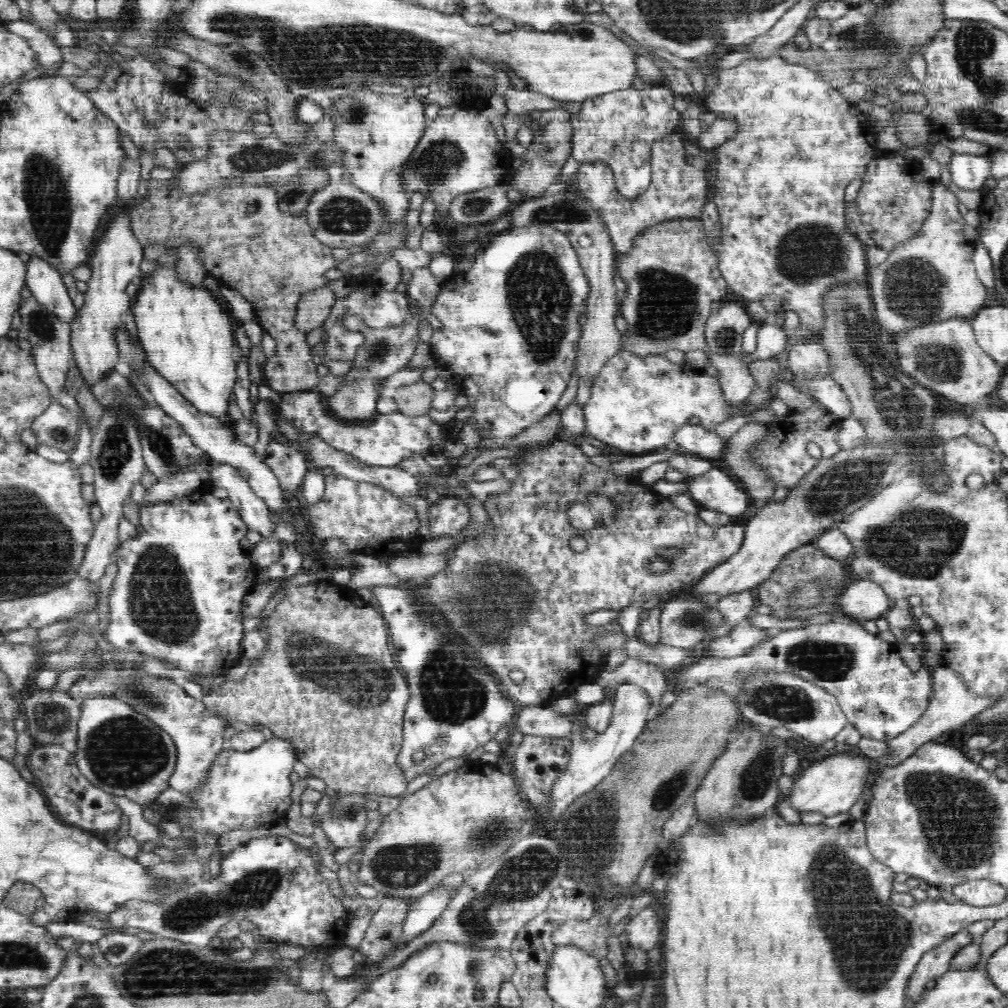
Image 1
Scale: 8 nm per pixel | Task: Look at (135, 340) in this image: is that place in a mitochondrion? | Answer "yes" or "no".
no

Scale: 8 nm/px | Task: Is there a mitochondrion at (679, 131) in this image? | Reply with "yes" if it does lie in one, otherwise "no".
no

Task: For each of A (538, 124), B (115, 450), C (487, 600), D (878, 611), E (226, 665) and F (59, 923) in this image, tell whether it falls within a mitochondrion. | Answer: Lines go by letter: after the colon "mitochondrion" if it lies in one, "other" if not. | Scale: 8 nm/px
A: mitochondrion
B: mitochondrion
C: mitochondrion
D: other
E: other
F: other

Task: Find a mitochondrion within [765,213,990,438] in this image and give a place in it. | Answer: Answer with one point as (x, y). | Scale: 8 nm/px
(811, 252)

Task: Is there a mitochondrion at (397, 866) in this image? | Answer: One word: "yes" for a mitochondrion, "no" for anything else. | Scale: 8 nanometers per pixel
yes

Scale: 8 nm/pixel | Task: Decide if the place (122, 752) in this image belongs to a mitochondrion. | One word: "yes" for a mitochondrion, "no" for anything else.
yes

